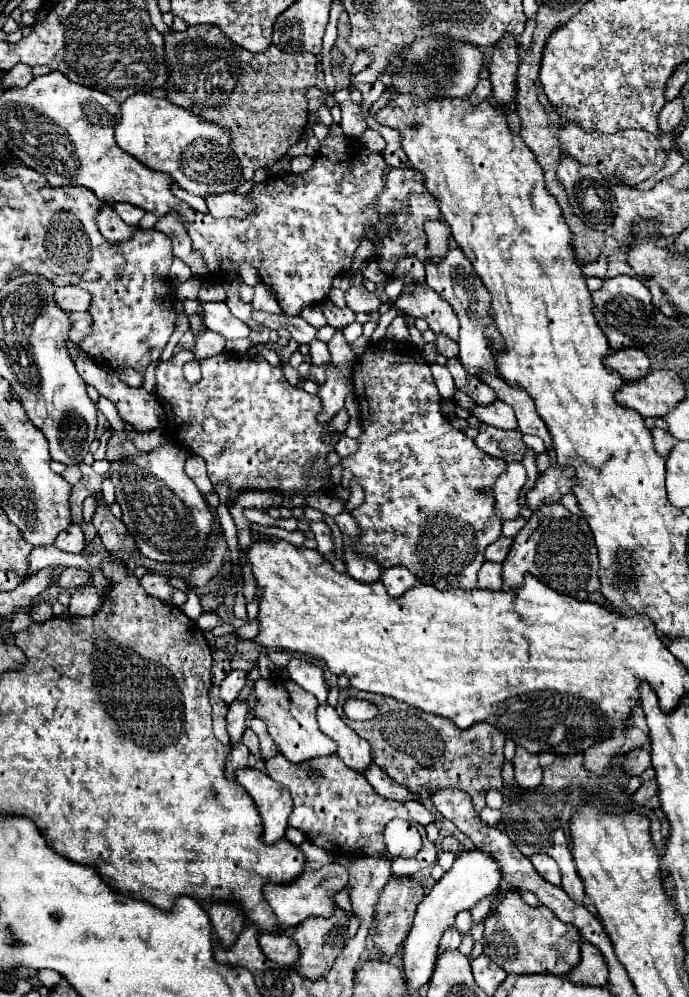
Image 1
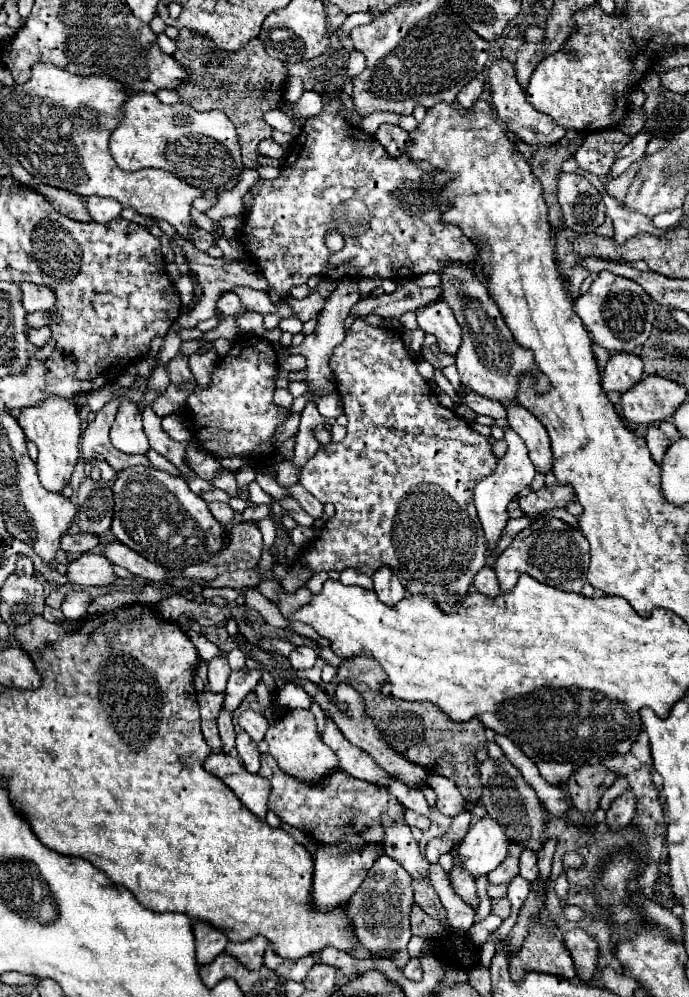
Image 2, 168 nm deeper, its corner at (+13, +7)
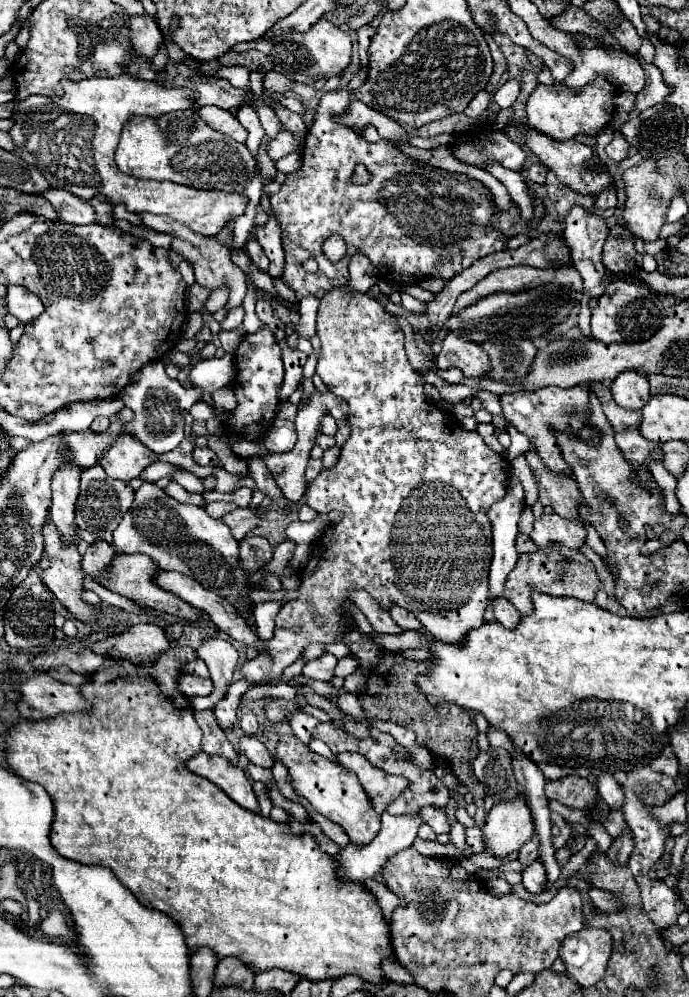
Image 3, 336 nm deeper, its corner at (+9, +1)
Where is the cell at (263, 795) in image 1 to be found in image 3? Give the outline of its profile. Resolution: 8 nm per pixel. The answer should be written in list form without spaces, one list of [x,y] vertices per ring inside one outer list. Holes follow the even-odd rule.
[[[198,752],[196,756],[186,760],[186,768],[220,786],[236,804],[244,806],[246,810],[252,812],[260,810],[246,772],[230,764],[224,756],[210,756],[206,752]]]

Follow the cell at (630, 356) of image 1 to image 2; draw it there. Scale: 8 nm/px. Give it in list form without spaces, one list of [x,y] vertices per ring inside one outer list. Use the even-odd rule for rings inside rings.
[[[616,352],[608,358],[606,368],[602,372],[602,388],[606,392],[626,392],[632,384],[642,380],[642,360],[636,354]]]

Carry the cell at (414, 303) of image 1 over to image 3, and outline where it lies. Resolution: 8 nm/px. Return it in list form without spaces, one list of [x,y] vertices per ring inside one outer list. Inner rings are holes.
[[[448,334],[442,352],[436,356],[436,366],[446,368],[460,368],[464,376],[482,376],[490,370],[490,356],[472,342],[462,342],[456,334]]]

